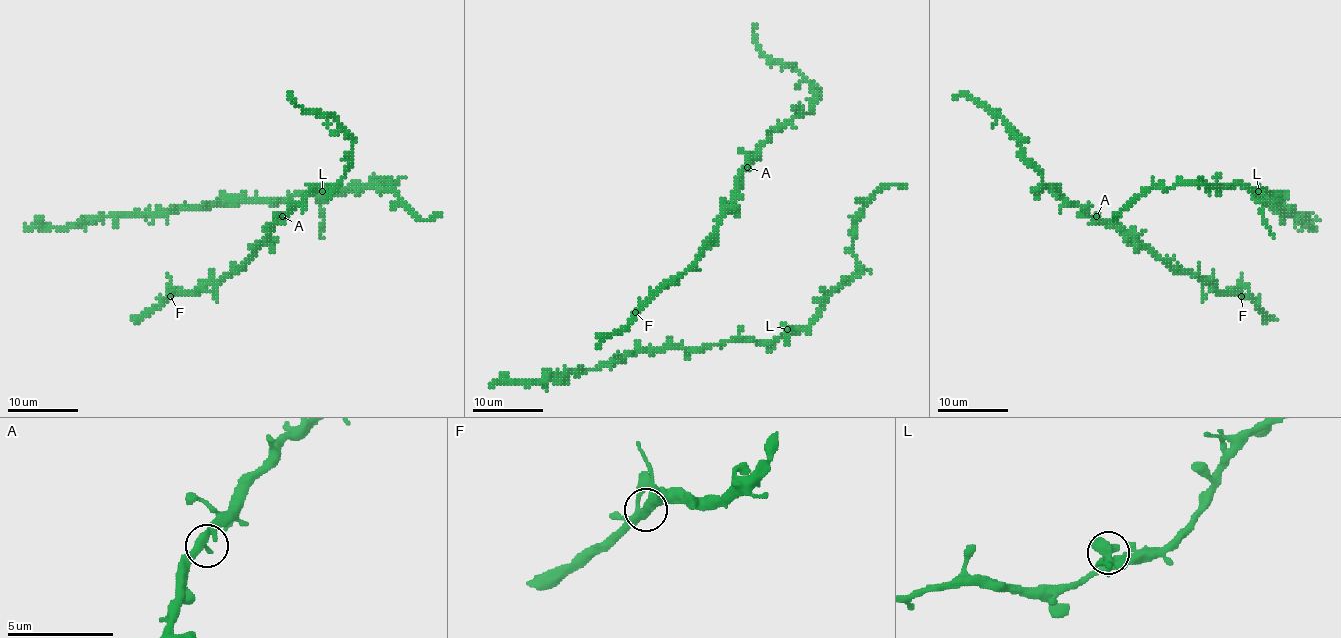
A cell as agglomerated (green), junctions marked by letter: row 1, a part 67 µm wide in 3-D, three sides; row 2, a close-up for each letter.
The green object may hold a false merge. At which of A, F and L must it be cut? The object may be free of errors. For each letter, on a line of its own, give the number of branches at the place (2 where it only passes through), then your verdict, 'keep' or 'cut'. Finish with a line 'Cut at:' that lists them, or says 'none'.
A: 3 | keep
F: 3 | keep
L: 4 | cut
Cut at: L

